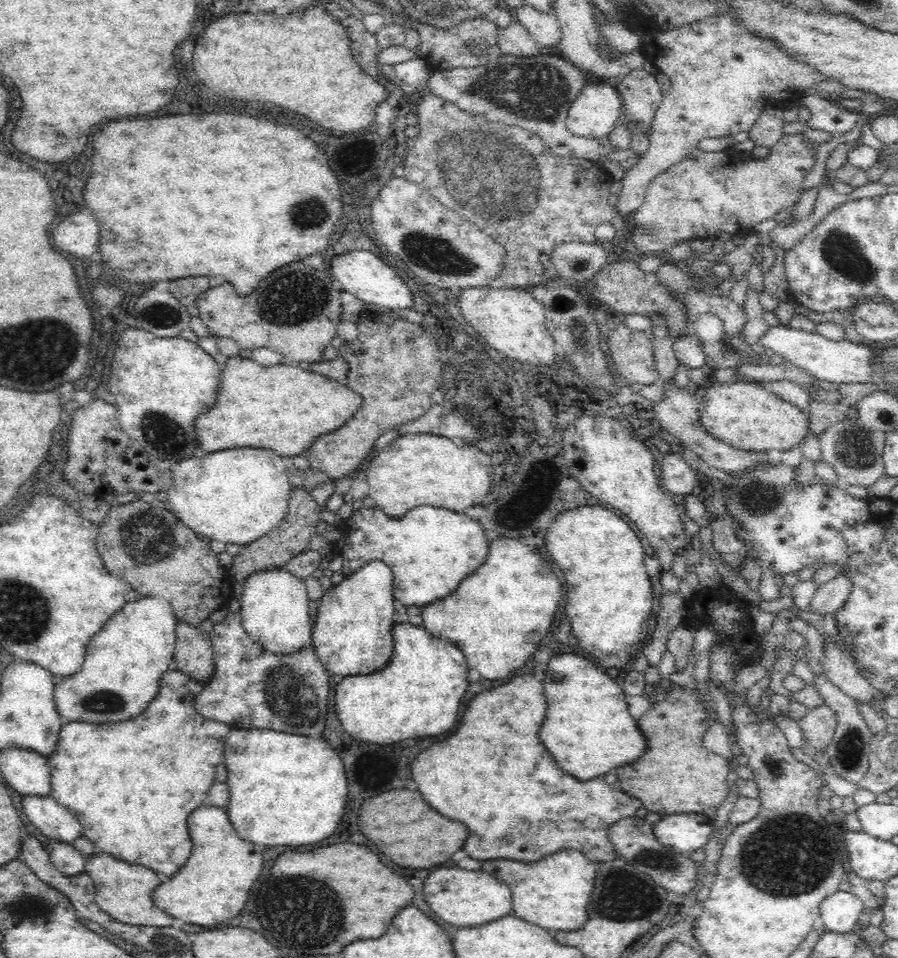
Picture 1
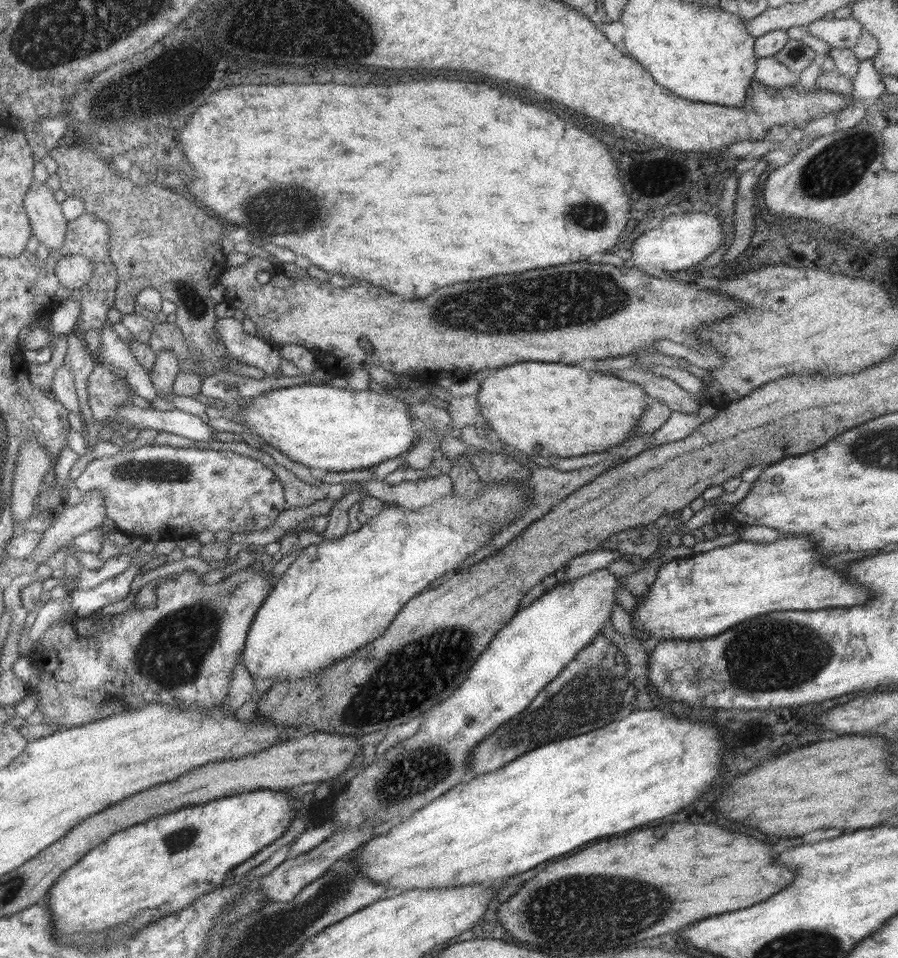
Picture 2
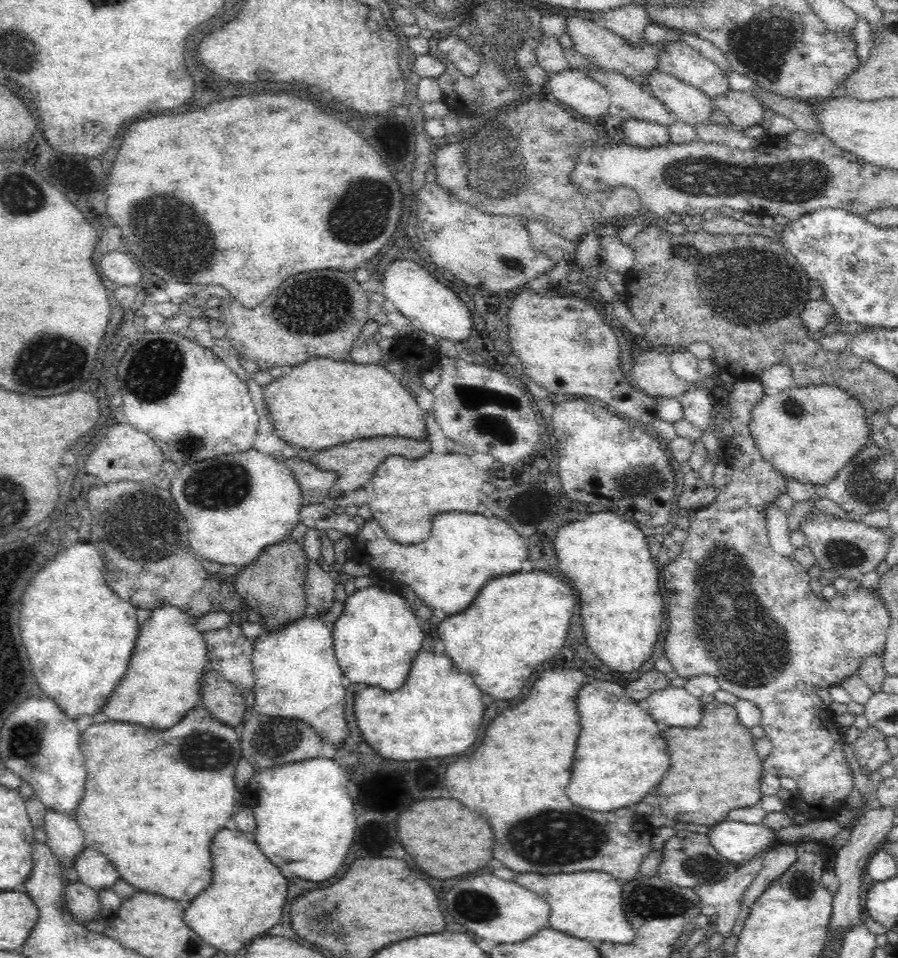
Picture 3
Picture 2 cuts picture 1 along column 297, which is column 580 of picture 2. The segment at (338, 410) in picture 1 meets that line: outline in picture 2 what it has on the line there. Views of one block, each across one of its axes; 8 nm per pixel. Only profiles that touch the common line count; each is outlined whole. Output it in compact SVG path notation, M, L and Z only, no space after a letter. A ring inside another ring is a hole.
M522 361L516 362L510 366L504 366L500 370L496 370L492 376L488 376L481 382L476 398L478 405L480 406L480 414L486 423L490 425L494 439L502 440L511 450L521 450L528 455L540 455L548 458L570 458L570 456L582 456L585 454L592 454L592 452L602 452L611 448L617 447L622 442L628 440L634 434L638 422L644 410L646 409L646 391L642 385L632 383L628 380L614 375L614 373L603 373L602 371L592 370L587 364L579 365L565 365L562 363L549 363L549 362L538 362L538 361Z

